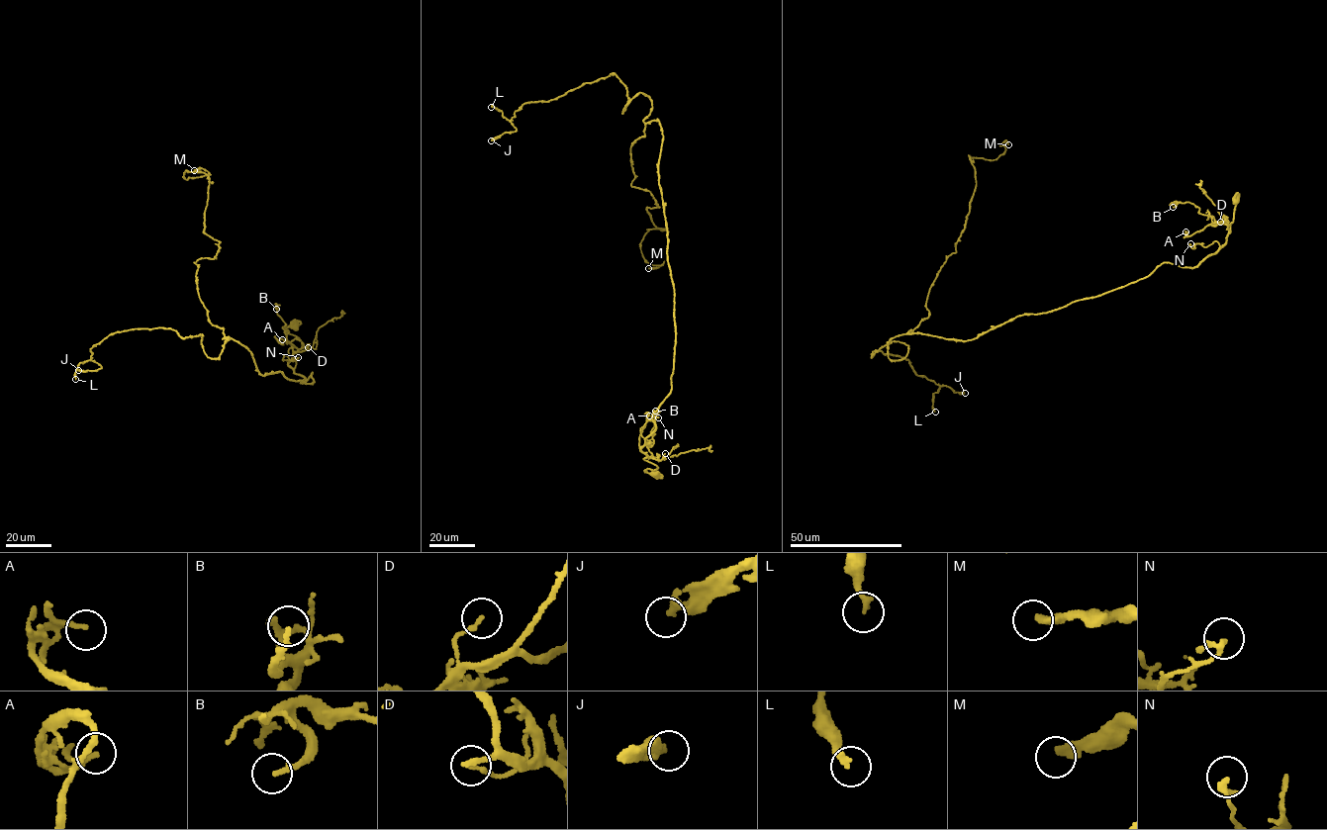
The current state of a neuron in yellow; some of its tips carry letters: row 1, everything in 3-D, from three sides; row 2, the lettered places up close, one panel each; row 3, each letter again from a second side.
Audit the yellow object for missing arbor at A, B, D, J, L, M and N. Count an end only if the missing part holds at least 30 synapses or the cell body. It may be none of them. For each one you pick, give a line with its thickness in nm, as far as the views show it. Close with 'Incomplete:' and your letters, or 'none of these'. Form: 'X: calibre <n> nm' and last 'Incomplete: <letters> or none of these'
Incomplete: none of these

